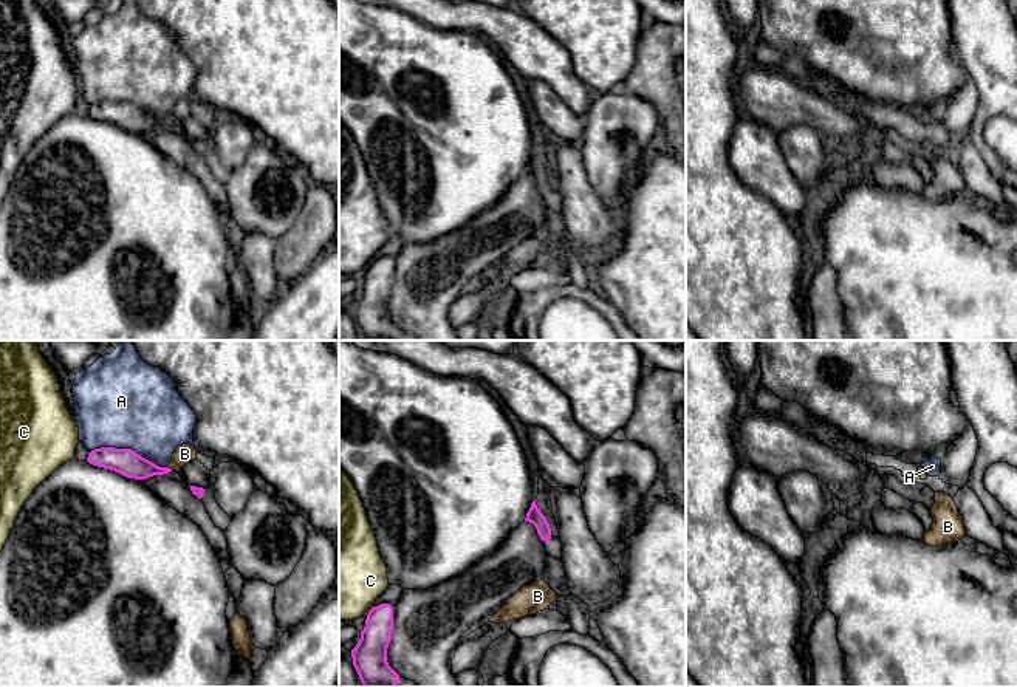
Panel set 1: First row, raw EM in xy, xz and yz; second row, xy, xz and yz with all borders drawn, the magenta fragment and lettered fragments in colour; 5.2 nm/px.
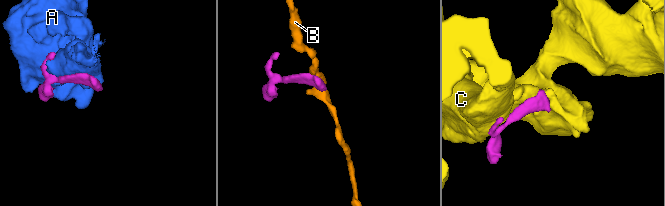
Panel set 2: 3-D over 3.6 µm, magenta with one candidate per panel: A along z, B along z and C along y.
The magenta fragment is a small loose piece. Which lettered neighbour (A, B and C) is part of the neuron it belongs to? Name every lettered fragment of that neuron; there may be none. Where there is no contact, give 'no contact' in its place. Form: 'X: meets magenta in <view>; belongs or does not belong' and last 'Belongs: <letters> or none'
A: meets magenta in xy; does not belong
B: meets magenta in xy; does not belong
C: meets magenta in xz; does not belong
Belongs: none

